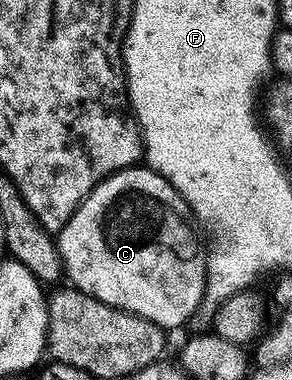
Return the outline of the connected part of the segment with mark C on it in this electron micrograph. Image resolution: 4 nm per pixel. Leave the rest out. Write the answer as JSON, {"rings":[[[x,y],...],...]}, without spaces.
{"rings":[[[132,166],[122,168],[120,172],[115,172],[112,176],[107,176],[98,184],[94,190],[82,200],[75,213],[67,219],[65,226],[58,229],[57,249],[59,252],[59,261],[63,264],[63,272],[68,276],[70,283],[79,288],[85,294],[105,302],[111,308],[120,308],[122,312],[131,312],[143,320],[148,320],[159,325],[164,330],[170,328],[179,328],[187,319],[199,309],[199,302],[203,296],[203,286],[207,281],[207,261],[205,259],[205,248],[201,243],[200,233],[193,223],[192,209],[189,207],[182,194],[176,190],[166,178],[159,175],[151,169],[150,166]]]}

